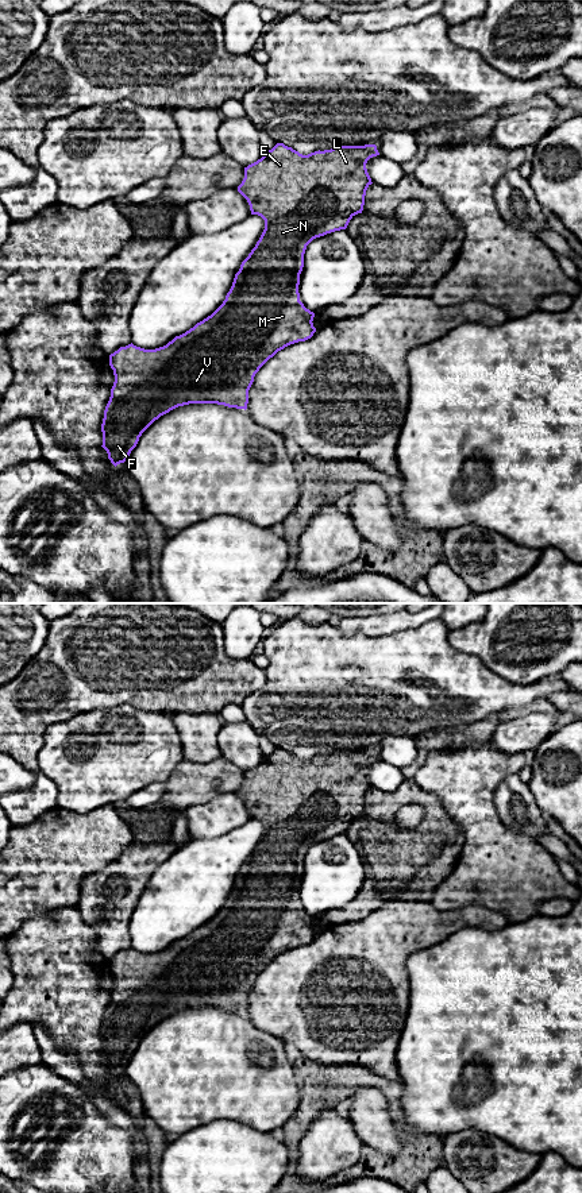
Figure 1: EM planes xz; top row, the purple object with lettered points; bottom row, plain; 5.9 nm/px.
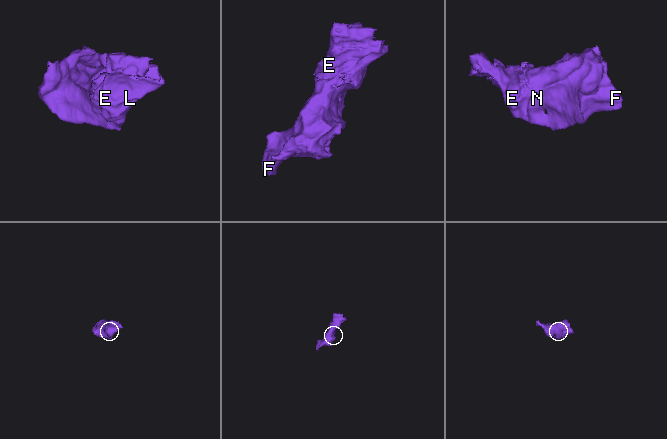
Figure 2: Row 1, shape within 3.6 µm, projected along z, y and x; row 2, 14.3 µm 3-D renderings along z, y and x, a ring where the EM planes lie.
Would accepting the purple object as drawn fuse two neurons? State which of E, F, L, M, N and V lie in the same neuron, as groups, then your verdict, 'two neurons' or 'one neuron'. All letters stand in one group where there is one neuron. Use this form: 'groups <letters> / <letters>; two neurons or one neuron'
groups E F L M N V; one neuron

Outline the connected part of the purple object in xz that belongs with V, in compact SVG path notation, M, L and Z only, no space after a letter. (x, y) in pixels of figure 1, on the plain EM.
M284 748L265 756L257 767L244 772L244 783L238 796L247 804L251 819L265 825L265 834L242 866L223 908L207 923L166 950L144 954L132 947L109 960L115 987L101 1028L103 1053L116 1072L124 1067L136 1051L142 1038L161 1020L189 1008L217 1008L247 1014L248 995L259 973L285 951L313 941L315 918L300 906L298 889L307 850L316 842L346 834L350 825L362 818L367 792L373 788L366 768L379 760L375 749L336 750L331 754L302 760Z

